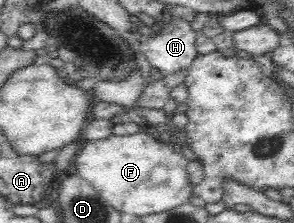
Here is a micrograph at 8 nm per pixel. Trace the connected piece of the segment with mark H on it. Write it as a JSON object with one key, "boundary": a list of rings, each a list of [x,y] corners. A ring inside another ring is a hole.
{"boundary":[[[171,16],[166,18],[160,32],[142,38],[142,42],[137,43],[137,49],[146,58],[153,69],[160,70],[164,76],[185,70],[193,64],[193,60],[198,56],[196,52],[197,32],[191,27],[187,20]]]}

